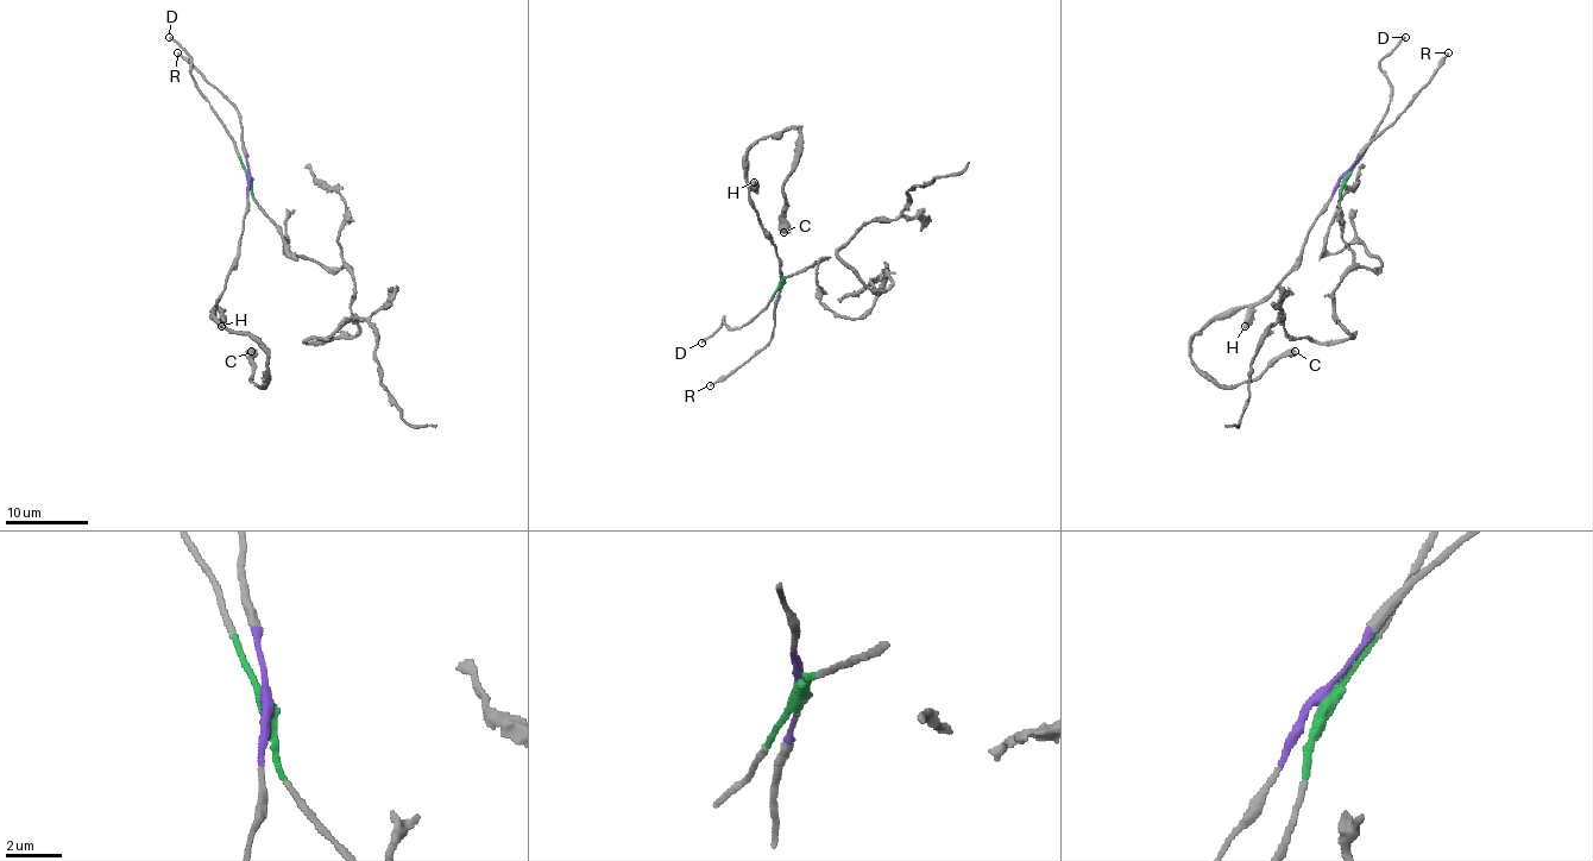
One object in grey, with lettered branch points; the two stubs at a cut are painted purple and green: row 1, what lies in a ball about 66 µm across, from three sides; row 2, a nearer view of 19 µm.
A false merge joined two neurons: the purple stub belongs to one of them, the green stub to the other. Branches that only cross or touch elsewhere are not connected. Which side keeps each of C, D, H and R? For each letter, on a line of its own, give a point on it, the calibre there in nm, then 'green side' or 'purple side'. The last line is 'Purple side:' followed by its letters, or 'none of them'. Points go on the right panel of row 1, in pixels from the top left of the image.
C: at (1295, 351); 700 nm thick; purple side
D: at (1405, 37); 200 nm thick; green side
H: at (1245, 326); 460 nm thick; purple side
R: at (1448, 52); 170 nm thick; purple side
Purple side: C, H, R

